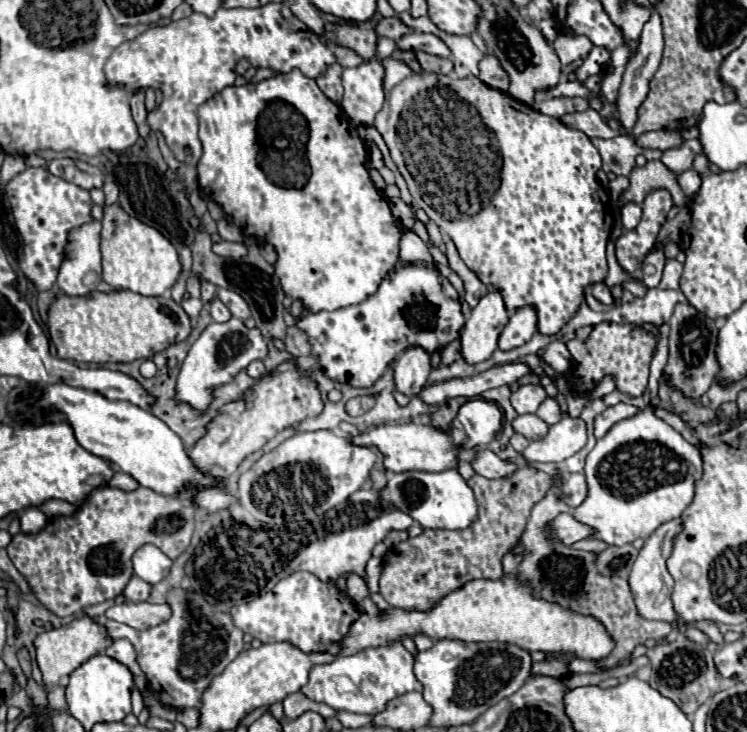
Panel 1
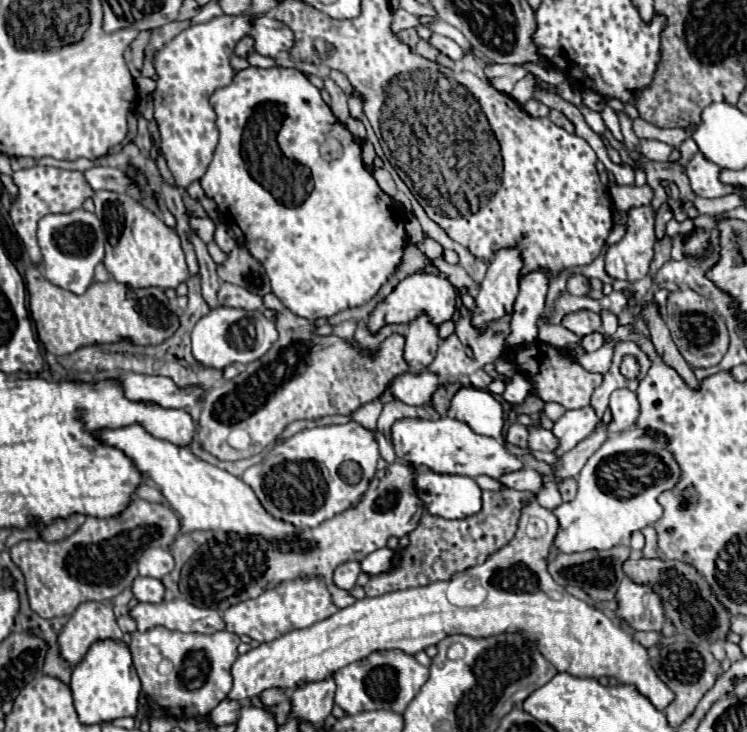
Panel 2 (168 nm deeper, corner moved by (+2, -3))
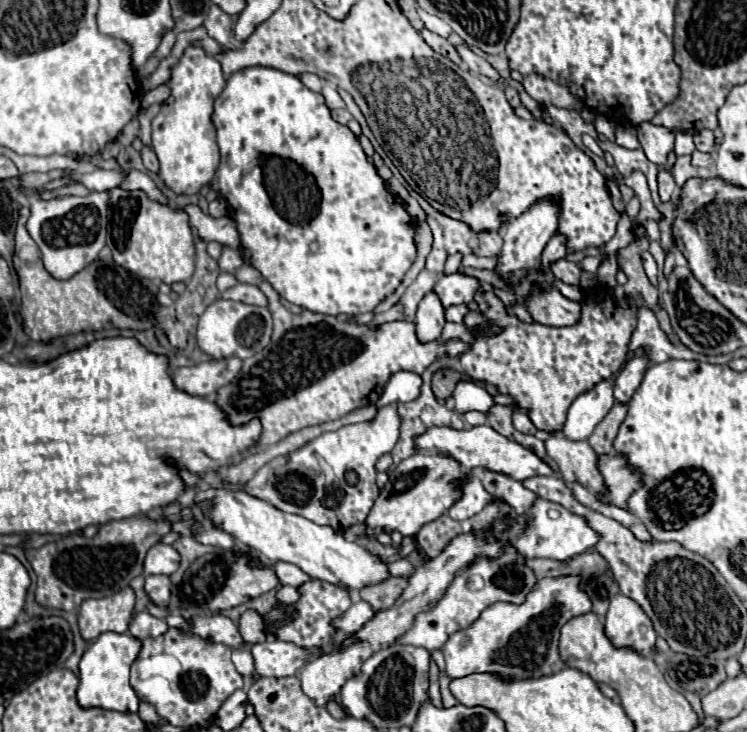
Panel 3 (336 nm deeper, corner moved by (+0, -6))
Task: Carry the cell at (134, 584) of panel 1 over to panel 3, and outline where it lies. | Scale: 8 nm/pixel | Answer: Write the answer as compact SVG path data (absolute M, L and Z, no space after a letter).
M146 576L144 590L156 606L160 608L170 606L170 578L168 576Z

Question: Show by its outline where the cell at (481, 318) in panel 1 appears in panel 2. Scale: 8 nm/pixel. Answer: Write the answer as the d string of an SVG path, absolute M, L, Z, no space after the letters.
M518 247L494 251L476 297L474 311L478 311L478 319L474 319L474 323L482 323L482 319L500 319L512 311L518 295L522 265L522 253Z

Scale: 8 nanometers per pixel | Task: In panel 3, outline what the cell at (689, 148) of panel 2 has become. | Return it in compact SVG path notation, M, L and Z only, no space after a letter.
M702 130L698 134L694 134L694 144L696 144L696 150L700 152L716 152L716 144L714 144L714 132L710 130Z

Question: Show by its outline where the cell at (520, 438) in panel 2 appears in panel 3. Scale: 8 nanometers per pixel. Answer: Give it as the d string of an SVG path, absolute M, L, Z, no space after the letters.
M514 412L512 414L512 422L514 422L514 428L522 434L536 434L536 428L534 424L530 422L530 418L526 414L520 414L520 412Z

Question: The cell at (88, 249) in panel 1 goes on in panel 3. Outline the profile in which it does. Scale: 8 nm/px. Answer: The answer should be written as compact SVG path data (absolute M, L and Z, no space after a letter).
M90 192L86 198L64 196L56 200L30 200L30 218L28 232L32 240L38 244L44 260L44 268L56 280L68 280L76 276L84 266L92 264L98 258L98 252L104 248L106 240L106 224L108 224L108 194L106 192Z

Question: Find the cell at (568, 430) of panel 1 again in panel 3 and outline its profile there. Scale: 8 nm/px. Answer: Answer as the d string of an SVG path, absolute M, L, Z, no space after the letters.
M604 380L596 384L592 390L580 394L572 406L568 408L566 422L562 426L562 434L568 440L588 440L588 436L594 432L598 422L608 414L608 410L614 406L612 396L612 382Z

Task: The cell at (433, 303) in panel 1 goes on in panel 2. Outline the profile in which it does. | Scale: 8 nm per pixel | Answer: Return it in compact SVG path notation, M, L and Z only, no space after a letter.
M426 273L410 275L404 281L400 281L398 287L388 295L388 299L382 301L368 315L368 323L370 323L370 329L376 331L386 323L408 323L410 319L418 317L418 311L430 311L430 319L434 319L434 323L438 323L438 325L452 319L452 315L456 311L454 285L446 277L436 277L436 275L426 275Z

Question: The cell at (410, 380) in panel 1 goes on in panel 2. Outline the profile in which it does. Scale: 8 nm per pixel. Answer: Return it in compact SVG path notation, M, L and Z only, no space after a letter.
M420 313L408 325L406 347L404 347L408 365L414 371L422 371L424 367L428 367L430 359L434 359L434 351L438 349L438 343L440 343L438 325L434 325L426 313Z

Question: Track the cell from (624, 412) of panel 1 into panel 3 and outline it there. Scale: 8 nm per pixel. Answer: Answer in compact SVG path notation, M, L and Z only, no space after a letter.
M638 350L636 356L626 364L626 368L614 380L614 398L616 398L616 402L628 404L632 400L632 394L638 390L638 386L642 382L644 368L646 368L646 356Z

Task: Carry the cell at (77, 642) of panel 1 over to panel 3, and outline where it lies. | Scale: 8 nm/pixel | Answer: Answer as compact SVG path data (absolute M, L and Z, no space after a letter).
M124 588L108 598L84 600L78 612L78 626L82 638L92 642L102 632L124 634L128 630L132 610L134 610L132 588Z

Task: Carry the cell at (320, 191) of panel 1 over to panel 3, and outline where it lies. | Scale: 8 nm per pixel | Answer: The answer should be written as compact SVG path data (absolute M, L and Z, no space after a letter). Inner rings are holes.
M264 66L244 68L244 70L238 70L236 74L232 74L228 78L228 84L226 84L224 92L216 98L212 122L214 122L216 132L218 132L220 166L218 166L218 170L216 170L216 174L210 182L210 188L214 192L218 192L220 198L224 198L228 202L230 216L236 220L236 228L240 232L240 250L242 250L244 260L248 260L272 284L272 288L282 298L286 298L288 302L292 302L296 306L302 306L304 310L312 310L314 314L356 316L356 314L372 312L378 306L378 302L382 302L386 296L390 296L398 288L402 276L406 274L406 270L412 266L412 262L416 258L412 220L410 220L408 212L402 208L402 204L398 204L398 200L388 192L386 182L376 174L376 168L368 162L368 158L366 158L358 138L354 136L354 132L348 126L340 126L338 122L332 120L330 110L328 110L322 94L316 94L310 88L306 88L300 82L300 78L294 76L294 74L286 74L282 70L264 68ZM264 158L274 160L274 162L270 162L270 172L282 174L278 184L266 184L264 182L264 174L262 174L262 160Z

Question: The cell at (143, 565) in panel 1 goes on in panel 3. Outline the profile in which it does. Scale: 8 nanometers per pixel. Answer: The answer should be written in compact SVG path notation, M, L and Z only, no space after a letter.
M156 544L148 550L146 554L146 560L144 560L144 576L150 576L150 574L164 574L164 576L170 576L178 570L178 564L180 564L180 556L178 552L168 546L168 544Z

